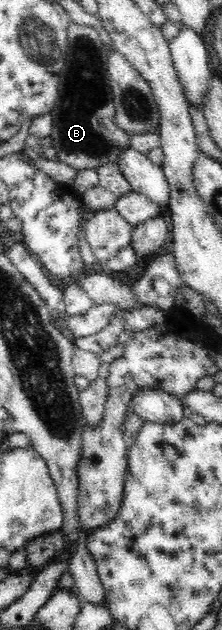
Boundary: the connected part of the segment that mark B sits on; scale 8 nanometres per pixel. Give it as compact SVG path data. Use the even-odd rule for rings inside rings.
M69 21L67 29L67 56L61 71L59 95L50 115L54 122L52 147L57 157L77 172L98 169L108 163L116 164L124 148L131 147L130 134L114 124L114 94L111 88L108 56L100 40L98 29L74 24Z

